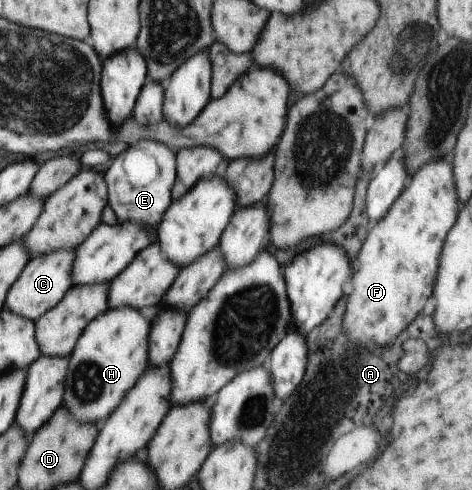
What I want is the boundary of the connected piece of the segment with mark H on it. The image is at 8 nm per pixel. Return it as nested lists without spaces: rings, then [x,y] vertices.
[[[130,307],[98,315],[84,330],[84,335],[70,359],[70,389],[64,405],[80,423],[98,423],[113,414],[126,393],[148,369],[148,338],[151,322]]]

